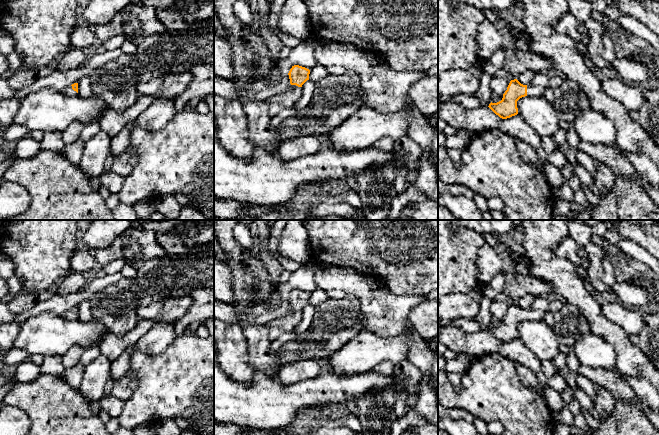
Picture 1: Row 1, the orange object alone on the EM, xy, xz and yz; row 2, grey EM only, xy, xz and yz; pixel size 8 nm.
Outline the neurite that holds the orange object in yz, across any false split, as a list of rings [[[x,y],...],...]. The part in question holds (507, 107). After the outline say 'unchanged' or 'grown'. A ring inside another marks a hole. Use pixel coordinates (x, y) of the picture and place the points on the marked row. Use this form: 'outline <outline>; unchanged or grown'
outline [[[535,74],[529,85],[521,84],[517,79],[511,80],[501,101],[490,103],[489,108],[500,118],[507,119],[518,114],[517,101],[525,96],[543,96],[549,86],[548,74]]]; grown

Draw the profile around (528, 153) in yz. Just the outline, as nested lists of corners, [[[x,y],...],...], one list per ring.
[[[515,137],[517,140],[518,150],[521,153],[523,159],[528,163],[534,165],[540,171],[544,171],[544,166],[539,161],[536,151],[526,142]]]

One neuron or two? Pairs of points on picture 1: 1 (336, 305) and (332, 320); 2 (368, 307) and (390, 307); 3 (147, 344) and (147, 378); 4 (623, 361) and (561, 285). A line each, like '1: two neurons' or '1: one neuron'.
1: one neuron
2: one neuron
3: two neurons
4: one neuron

